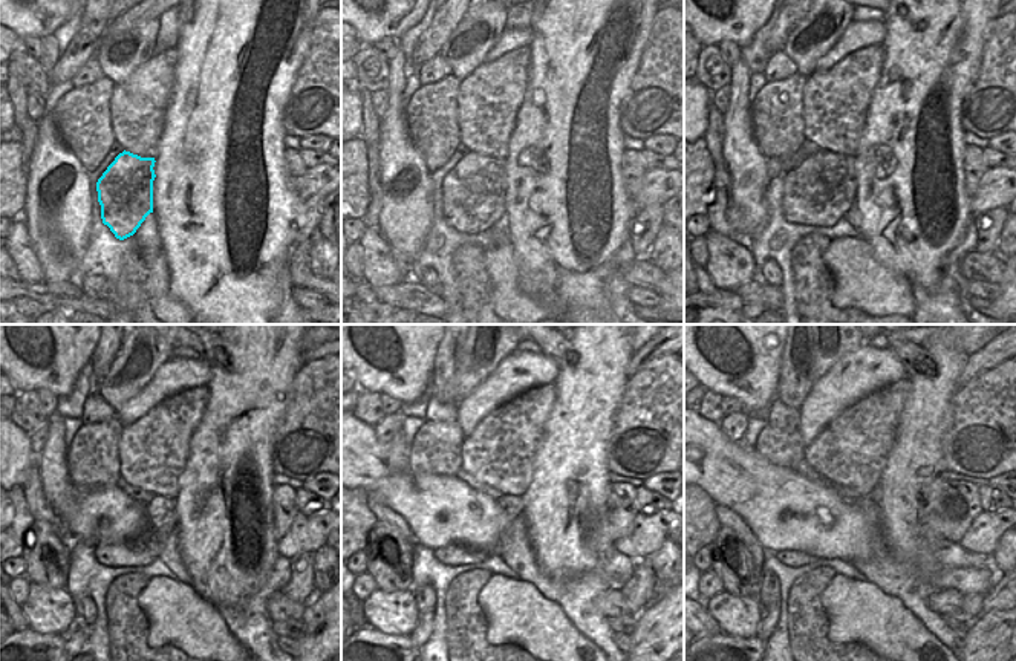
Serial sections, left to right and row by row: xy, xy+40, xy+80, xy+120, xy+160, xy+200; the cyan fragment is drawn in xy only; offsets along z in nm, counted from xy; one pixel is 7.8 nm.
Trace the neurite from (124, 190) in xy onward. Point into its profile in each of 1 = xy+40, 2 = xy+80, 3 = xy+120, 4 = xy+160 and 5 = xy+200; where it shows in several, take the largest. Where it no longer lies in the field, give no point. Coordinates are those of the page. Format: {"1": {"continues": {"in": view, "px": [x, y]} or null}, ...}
{"1": {"continues": {"in": "xy+40", "px": [470, 196]}}, "2": {"continues": {"in": "xy+80", "px": [811, 192]}}, "3": {"continues": {"in": "xy+120", "px": [143, 550]}}, "4": {"continues": {"in": "xy+160", "px": [453, 556]}}, "5": {"continues": {"in": "xy+200", "px": [794, 559]}}}

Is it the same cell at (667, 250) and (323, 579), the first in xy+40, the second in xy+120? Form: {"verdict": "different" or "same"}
{"verdict": "same"}

